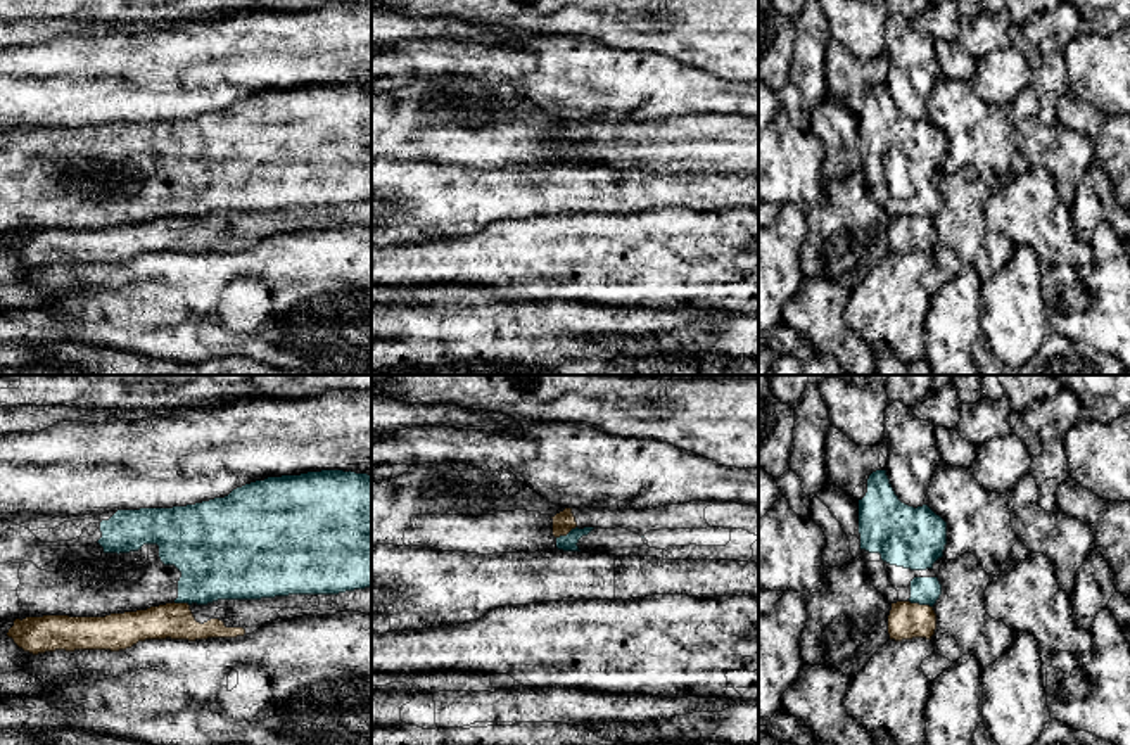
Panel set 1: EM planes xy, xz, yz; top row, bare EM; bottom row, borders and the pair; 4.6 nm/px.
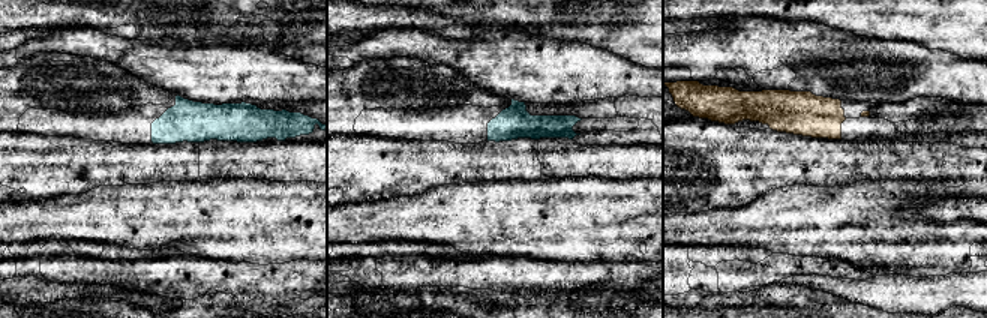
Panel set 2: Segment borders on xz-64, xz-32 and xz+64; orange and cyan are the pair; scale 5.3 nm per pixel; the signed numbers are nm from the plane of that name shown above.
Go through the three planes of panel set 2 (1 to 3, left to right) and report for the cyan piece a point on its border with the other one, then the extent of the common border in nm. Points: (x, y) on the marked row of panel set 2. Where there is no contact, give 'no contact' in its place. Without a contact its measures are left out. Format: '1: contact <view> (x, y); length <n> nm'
1: no contact
2: no contact
3: no contact

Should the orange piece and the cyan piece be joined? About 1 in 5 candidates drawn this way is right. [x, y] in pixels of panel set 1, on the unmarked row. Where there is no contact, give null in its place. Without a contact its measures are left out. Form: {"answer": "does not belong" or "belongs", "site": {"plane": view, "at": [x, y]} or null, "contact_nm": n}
{"answer": "does not belong", "site": {"plane": "yz", "at": [921, 218]}, "contact_nm": 120}

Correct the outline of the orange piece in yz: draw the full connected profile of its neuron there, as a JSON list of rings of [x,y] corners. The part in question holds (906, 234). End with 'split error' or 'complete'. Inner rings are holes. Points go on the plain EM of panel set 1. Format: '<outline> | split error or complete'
[[[911,214],[892,216],[888,228],[890,252],[902,254],[912,251],[931,252],[936,242],[936,226],[930,218]]] | complete

